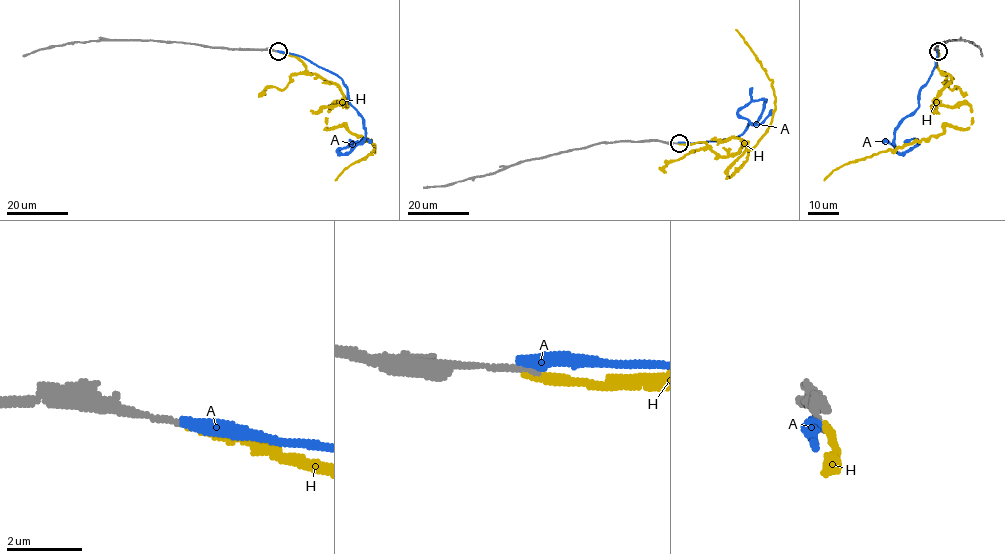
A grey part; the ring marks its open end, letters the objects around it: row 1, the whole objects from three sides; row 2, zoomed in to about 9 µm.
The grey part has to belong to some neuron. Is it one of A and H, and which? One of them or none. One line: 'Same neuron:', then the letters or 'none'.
Same neuron: H

